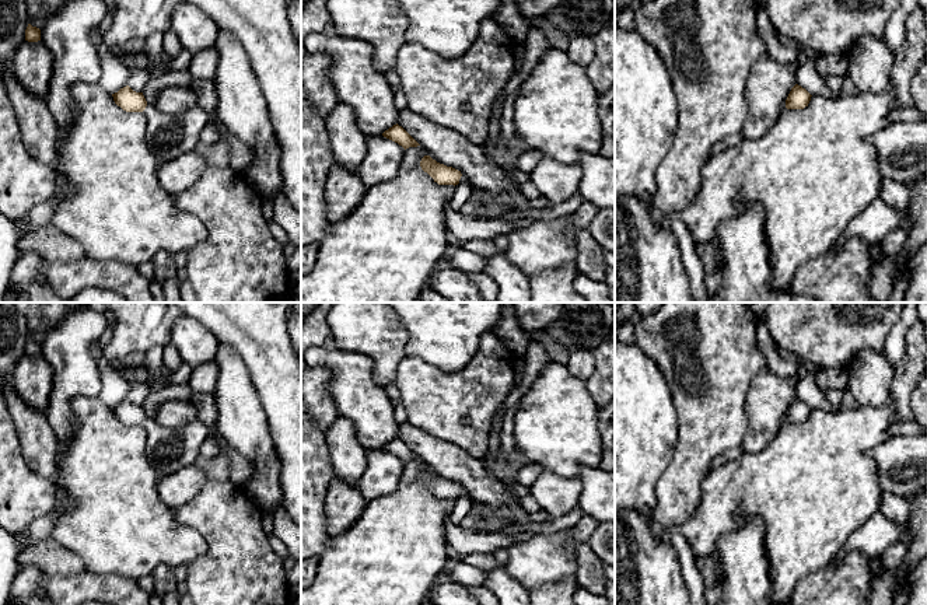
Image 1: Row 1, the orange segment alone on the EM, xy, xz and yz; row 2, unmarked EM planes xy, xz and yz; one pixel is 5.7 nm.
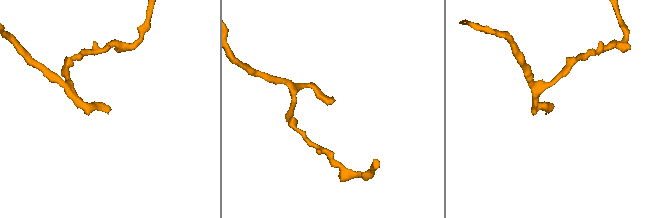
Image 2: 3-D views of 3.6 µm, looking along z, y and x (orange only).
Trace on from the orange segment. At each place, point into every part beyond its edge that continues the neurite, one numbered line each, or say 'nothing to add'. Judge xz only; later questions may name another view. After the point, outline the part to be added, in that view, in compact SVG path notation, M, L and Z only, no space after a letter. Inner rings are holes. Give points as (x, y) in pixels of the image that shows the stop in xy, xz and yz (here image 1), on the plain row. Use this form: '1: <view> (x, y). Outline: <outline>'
1: xz (492, 521). Outline: M464 487L459 496L466 496L472 500L471 511L475 511L482 518L482 531L486 534L503 531L507 527L507 521L497 511L489 506L476 501Z

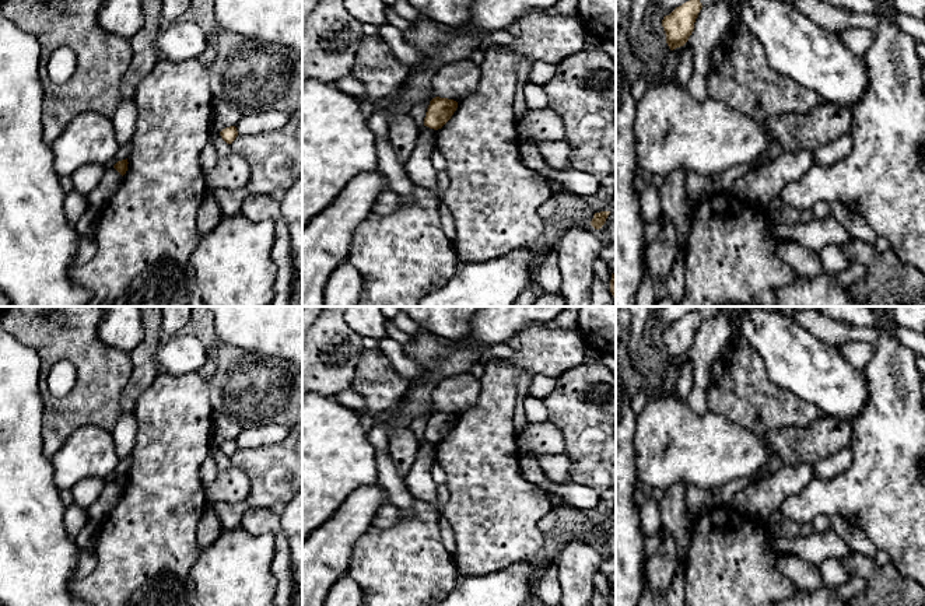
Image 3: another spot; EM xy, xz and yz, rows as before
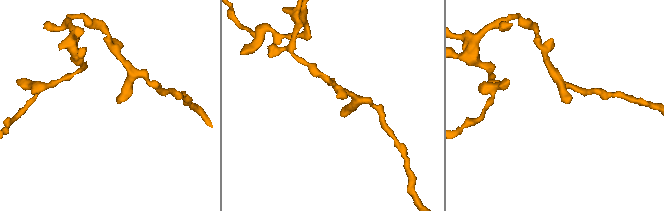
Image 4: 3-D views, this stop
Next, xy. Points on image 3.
nothing to add

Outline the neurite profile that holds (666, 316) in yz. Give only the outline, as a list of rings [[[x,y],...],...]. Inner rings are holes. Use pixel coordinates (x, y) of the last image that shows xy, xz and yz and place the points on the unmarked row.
[[[656,306],[655,319],[663,329],[669,329],[676,320],[691,312],[698,312],[700,308],[701,306]]]

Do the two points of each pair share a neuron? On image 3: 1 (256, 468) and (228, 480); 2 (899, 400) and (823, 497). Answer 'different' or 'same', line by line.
1: different
2: same

